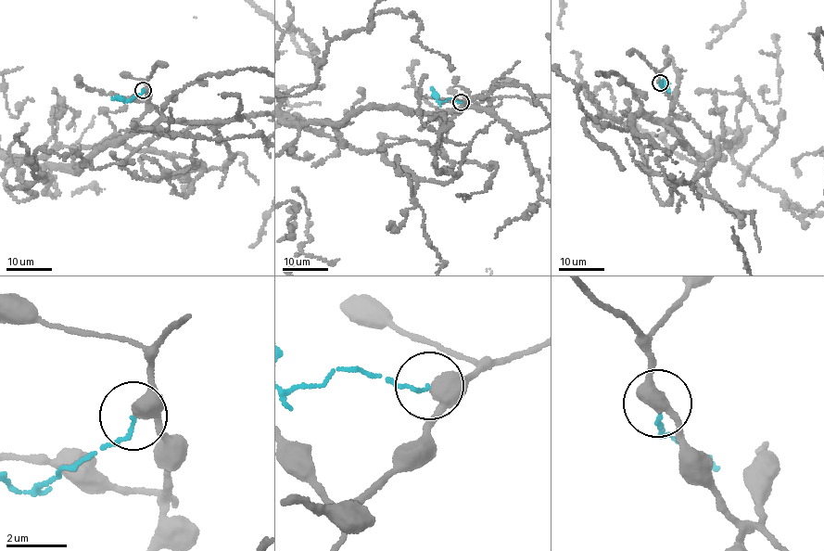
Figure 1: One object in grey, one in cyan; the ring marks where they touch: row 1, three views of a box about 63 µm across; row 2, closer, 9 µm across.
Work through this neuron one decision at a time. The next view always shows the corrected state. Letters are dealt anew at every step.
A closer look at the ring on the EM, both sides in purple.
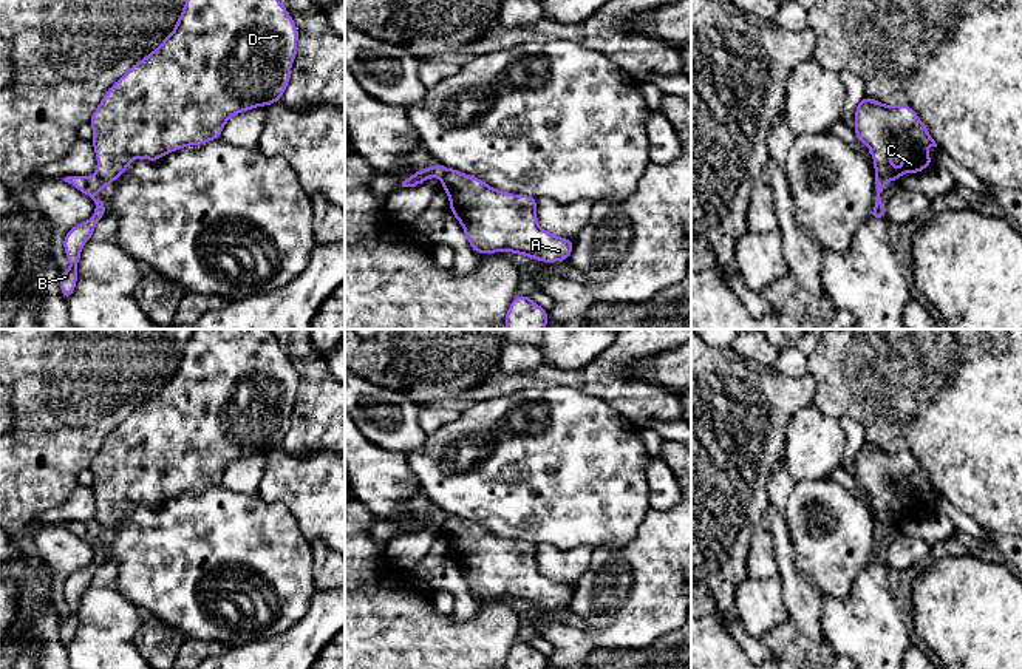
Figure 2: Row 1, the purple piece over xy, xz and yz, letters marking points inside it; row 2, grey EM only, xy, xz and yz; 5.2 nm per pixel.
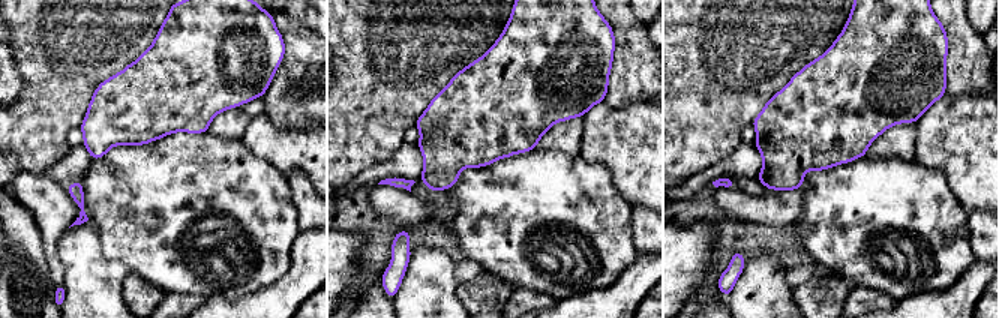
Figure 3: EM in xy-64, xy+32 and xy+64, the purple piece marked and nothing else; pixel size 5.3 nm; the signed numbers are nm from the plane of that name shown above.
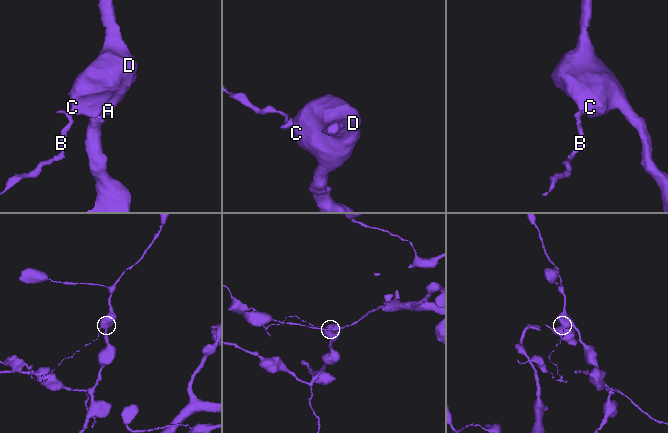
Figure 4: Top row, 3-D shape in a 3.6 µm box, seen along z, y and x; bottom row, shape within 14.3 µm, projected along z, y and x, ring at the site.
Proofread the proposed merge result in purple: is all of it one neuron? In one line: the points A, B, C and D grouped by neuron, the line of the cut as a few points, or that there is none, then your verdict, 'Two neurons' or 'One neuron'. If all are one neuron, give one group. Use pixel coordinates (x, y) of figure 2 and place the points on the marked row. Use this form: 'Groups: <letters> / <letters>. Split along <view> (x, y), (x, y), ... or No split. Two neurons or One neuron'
Groups: A C D / B. Split along xy (93, 175), (104, 187). Two neurons

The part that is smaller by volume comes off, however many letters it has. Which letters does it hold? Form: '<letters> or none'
B

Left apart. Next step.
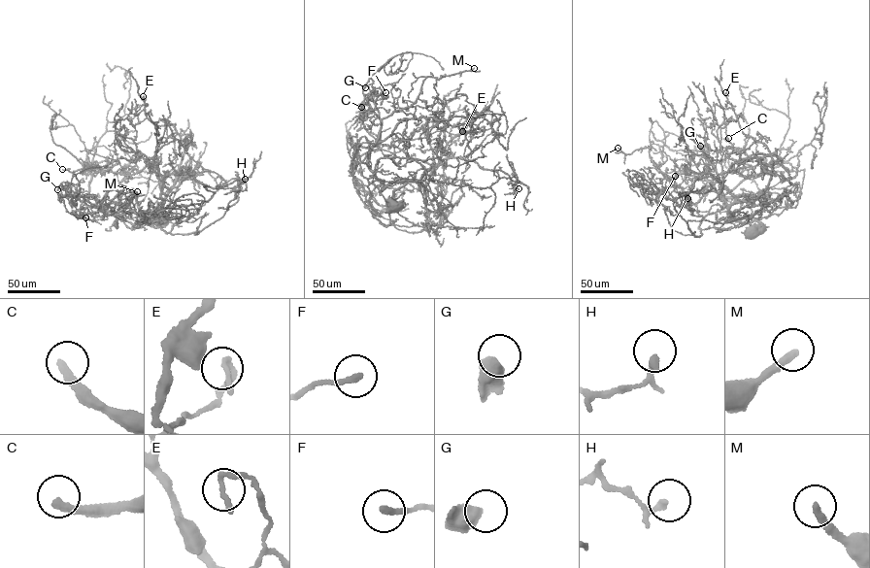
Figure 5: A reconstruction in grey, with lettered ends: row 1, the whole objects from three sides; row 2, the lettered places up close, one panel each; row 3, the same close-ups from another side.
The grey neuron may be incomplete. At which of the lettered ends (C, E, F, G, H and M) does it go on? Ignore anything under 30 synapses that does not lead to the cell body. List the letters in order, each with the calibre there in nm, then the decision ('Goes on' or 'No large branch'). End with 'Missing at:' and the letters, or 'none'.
C: Thickness 300 nm. No large branch
E: Thickness 200 nm. No large branch
F: Thickness 220 nm. No large branch
G: Thickness 650 nm. No large branch
H: Thickness 150 nm. No large branch
M: Thickness 280 nm. Goes on
Missing at: M

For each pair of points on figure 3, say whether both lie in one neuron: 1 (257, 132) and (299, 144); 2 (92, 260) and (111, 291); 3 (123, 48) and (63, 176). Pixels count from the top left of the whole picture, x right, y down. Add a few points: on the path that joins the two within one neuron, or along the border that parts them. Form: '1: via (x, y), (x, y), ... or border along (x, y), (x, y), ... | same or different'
1: via (267, 141), (288, 144) | same
2: via (92, 267), (92, 272), (104, 284) | same
3: border along (72, 146), (47, 170) | different

